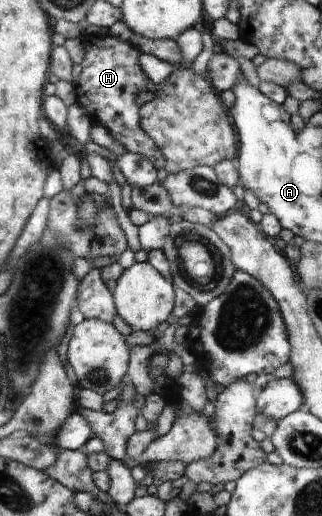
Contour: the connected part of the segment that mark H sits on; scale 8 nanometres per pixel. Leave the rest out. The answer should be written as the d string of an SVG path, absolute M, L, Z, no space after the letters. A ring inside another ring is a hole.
M107 34L104 37L83 37L85 57L79 82L75 84L76 103L90 116L90 121L107 130L107 134L125 148L127 152L140 154L153 162L156 169L164 168L166 158L162 150L139 126L139 106L135 102L137 92L147 90L143 70L139 68L139 52L129 41Z

